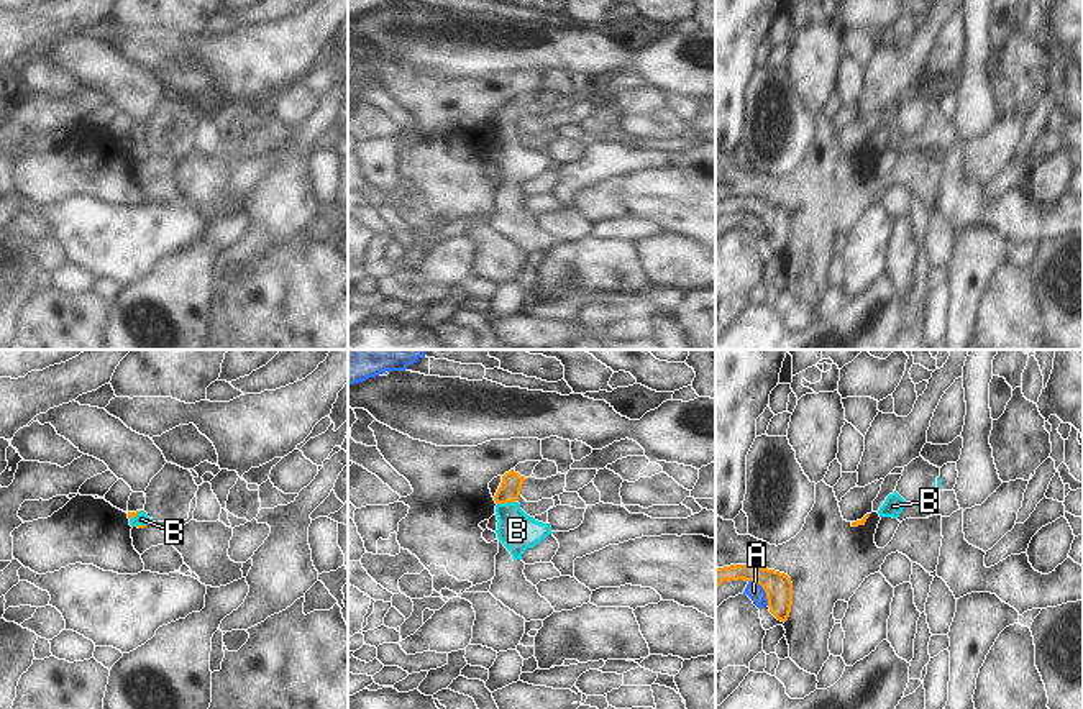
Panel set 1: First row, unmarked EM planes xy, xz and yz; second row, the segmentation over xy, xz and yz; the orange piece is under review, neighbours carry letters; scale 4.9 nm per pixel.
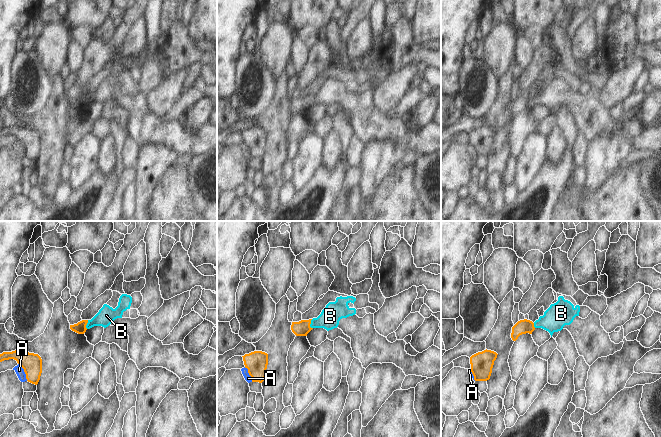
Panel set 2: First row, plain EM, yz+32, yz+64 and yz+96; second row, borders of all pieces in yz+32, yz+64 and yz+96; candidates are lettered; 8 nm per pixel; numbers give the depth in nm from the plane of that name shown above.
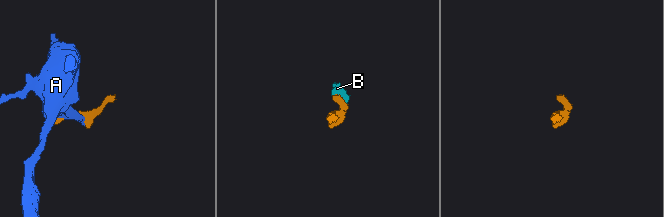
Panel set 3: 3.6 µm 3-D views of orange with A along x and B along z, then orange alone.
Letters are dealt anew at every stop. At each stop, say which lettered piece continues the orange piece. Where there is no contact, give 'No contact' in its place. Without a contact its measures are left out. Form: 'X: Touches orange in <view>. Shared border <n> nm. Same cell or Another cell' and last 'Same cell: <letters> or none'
A: Touches orange in yz. Shared border 160 nm. Another cell
B: Touches orange in xz. Shared border 100 nm. Same cell
Same cell: B.

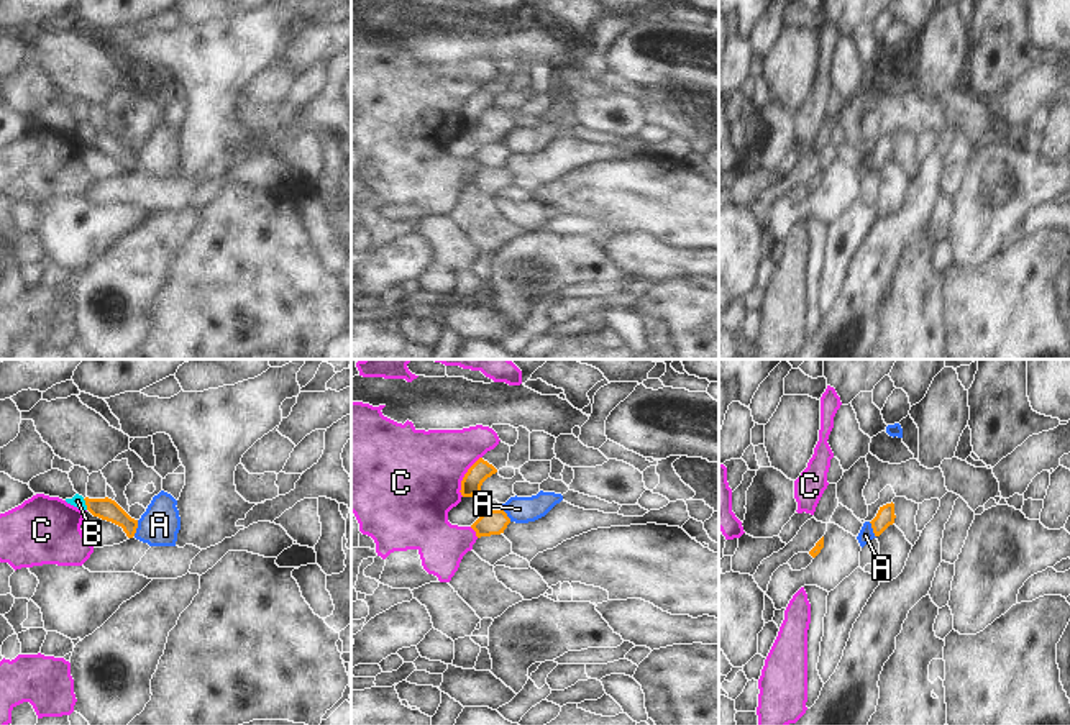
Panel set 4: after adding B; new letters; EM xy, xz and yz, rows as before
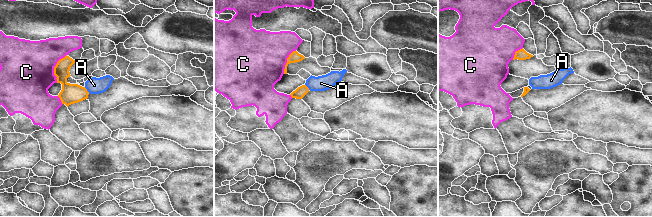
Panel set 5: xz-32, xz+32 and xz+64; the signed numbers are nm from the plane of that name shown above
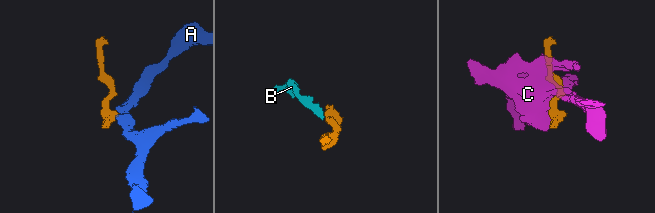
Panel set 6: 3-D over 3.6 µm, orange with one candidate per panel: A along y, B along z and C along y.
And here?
A: Touches orange in xy. Shared border 80 nm. Another cell
B: Touches orange in xy. Shared border 60 nm. Another cell
C: Touches orange in xz. Shared border 220 nm. Another cell
Same cell: none.

